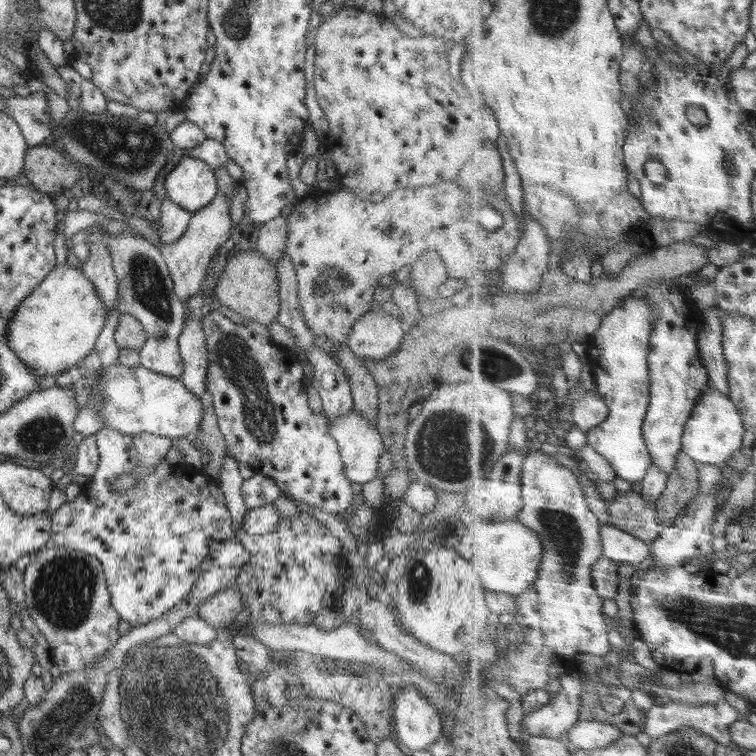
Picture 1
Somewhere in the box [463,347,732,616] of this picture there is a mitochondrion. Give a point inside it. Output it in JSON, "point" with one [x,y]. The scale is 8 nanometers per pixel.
{"point":[567,541]}

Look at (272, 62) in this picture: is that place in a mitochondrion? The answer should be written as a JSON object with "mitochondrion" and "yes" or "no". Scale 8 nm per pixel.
{"mitochondrion":"no"}

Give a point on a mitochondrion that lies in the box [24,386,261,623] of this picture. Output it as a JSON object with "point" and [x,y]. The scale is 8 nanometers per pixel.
{"point":[146,550]}

